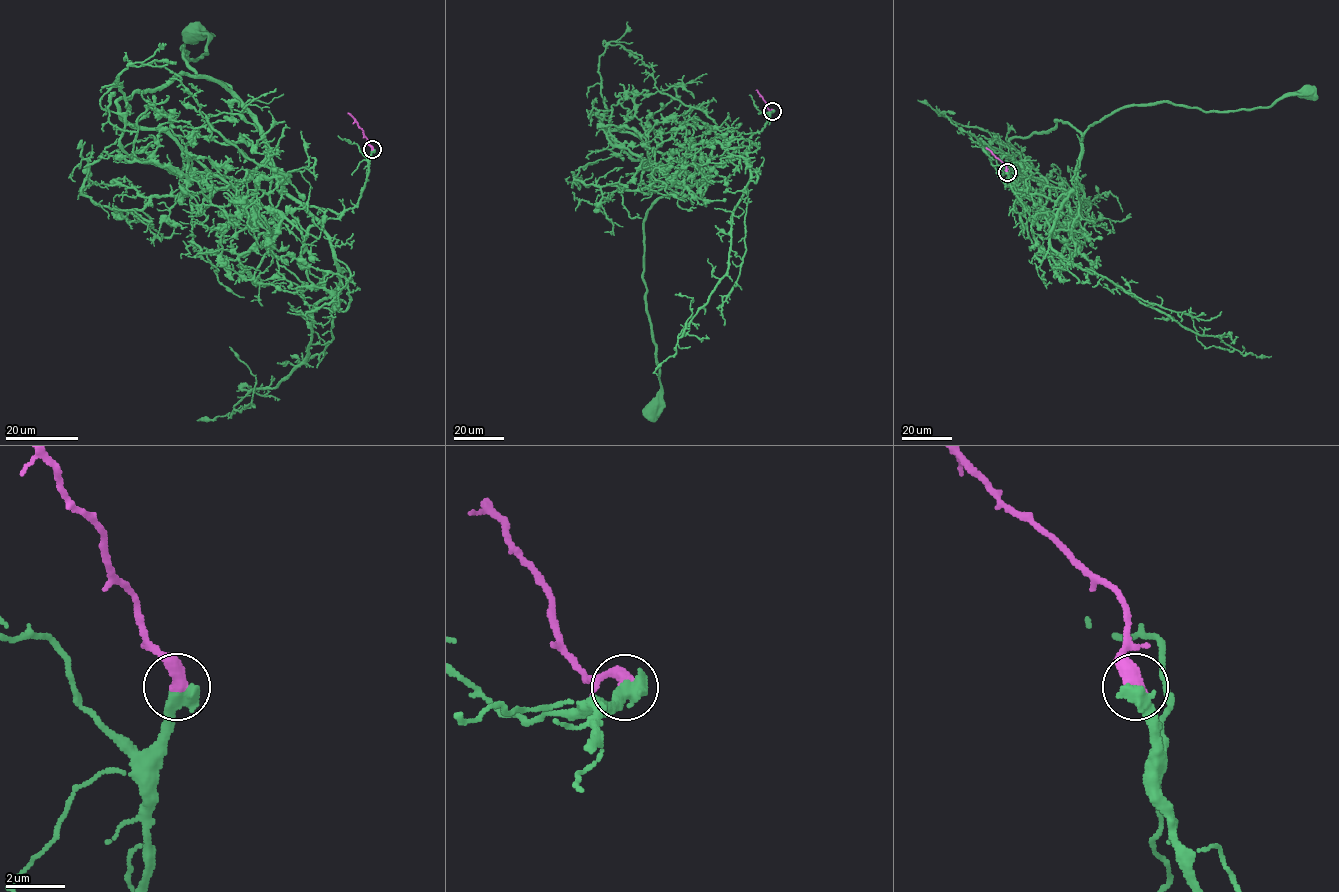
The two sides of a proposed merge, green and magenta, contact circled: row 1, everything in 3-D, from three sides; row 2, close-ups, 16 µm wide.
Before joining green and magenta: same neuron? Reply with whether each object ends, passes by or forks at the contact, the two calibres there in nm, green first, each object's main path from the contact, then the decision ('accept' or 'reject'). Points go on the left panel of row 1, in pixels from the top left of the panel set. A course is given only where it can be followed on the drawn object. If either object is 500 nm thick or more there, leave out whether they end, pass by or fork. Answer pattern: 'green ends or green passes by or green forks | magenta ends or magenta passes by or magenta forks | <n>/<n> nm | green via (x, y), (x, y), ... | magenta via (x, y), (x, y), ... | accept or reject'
600/550 nm | green via (372, 150), (353, 207), (299, 202), (255, 117), (184, 59), (183, 46), (189, 60), (206, 53), (193, 33) | magenta via (372, 150), (357, 121), (348, 112) | accept

